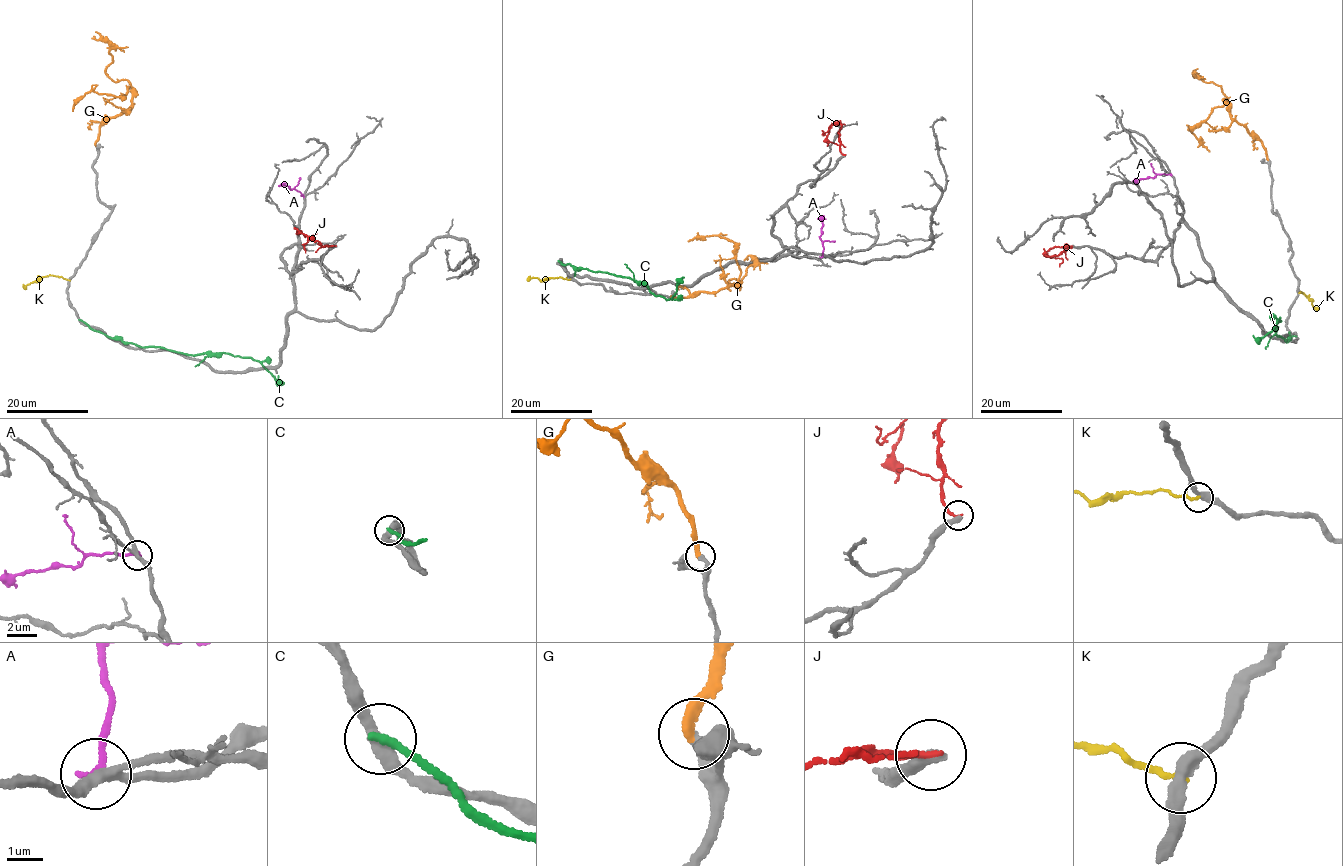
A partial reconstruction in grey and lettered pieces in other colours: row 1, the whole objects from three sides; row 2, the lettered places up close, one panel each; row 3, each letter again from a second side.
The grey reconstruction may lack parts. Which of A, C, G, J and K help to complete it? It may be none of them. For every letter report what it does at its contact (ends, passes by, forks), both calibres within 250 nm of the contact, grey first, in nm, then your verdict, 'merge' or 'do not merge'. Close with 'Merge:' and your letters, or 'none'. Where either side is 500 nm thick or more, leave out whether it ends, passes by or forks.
A: it ends there; 260 nm thick on the grey side, 200 nm on the other; do not merge
C: it ends there; 280 nm thick on the grey side, 220 nm on the other; do not merge
G: it ends there; 300 nm thick on the grey side, 320 nm on the other; merge
J: it ends there; 360 nm thick on the grey side, 190 nm on the other; do not merge
K: it ends there; 360 nm thick on the grey side, 190 nm on the other; do not merge
Merge: G

